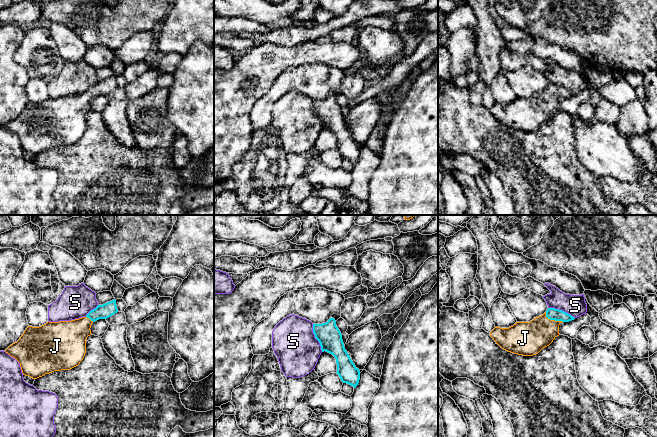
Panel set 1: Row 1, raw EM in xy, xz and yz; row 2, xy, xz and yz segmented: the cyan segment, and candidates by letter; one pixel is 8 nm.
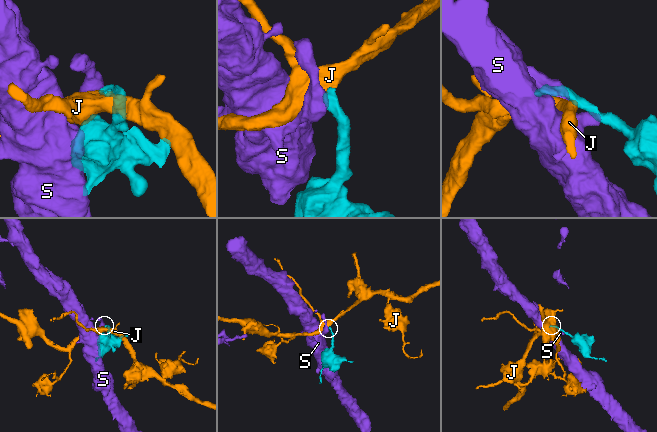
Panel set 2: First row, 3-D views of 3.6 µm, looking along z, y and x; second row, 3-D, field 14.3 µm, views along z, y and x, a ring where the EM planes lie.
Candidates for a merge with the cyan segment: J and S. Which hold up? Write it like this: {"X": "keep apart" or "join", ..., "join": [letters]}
{"J": "join", "S": "keep apart", "join": ["J"]}

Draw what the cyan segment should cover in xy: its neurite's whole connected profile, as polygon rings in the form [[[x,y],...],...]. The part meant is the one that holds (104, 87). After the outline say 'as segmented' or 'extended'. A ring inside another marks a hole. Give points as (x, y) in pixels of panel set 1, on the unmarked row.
[[[116,76],[98,81],[85,93],[59,98],[47,98],[39,103],[28,102],[20,115],[10,121],[5,128],[15,134],[22,149],[33,155],[54,147],[70,146],[80,140],[86,129],[86,115],[91,110],[91,101],[99,95],[107,95],[118,88]]] | extended

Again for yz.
[[[555,84],[530,98],[516,98],[509,104],[495,103],[490,112],[502,125],[523,132],[538,130],[559,112],[559,101],[575,94]]] | extended

